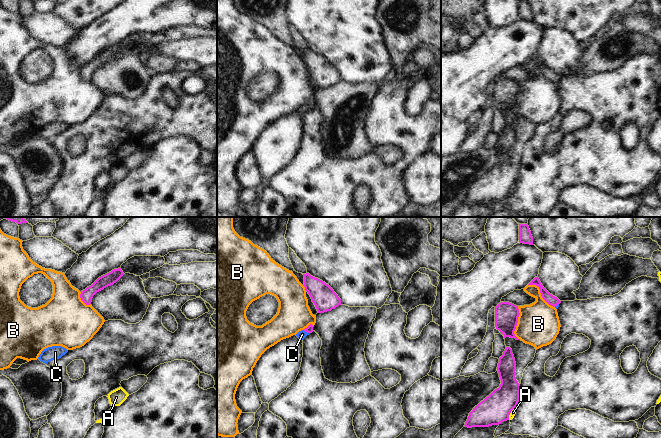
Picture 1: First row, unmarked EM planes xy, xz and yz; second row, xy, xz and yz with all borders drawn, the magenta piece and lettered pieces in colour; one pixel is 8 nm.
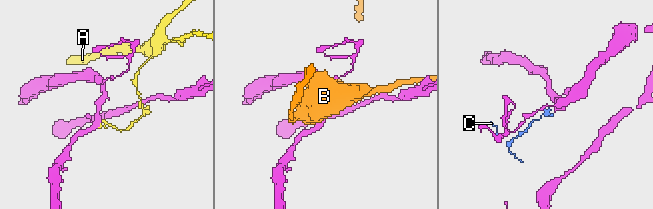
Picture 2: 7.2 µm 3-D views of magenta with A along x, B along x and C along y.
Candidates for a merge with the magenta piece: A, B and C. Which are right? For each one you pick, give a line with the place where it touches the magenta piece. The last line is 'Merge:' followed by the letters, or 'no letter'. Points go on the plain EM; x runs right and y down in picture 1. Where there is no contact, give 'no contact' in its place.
C: xz (306, 107)
Merge: C

